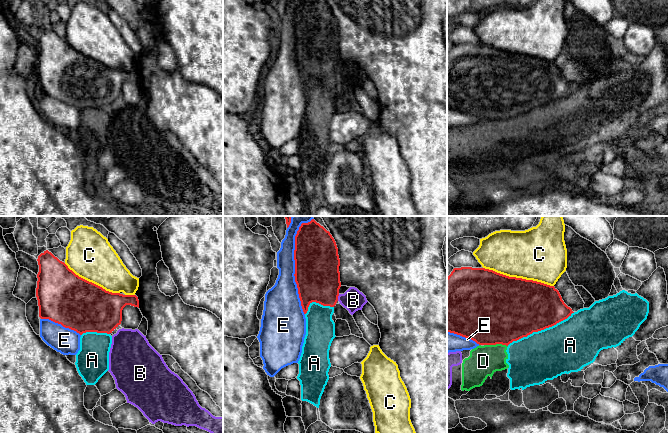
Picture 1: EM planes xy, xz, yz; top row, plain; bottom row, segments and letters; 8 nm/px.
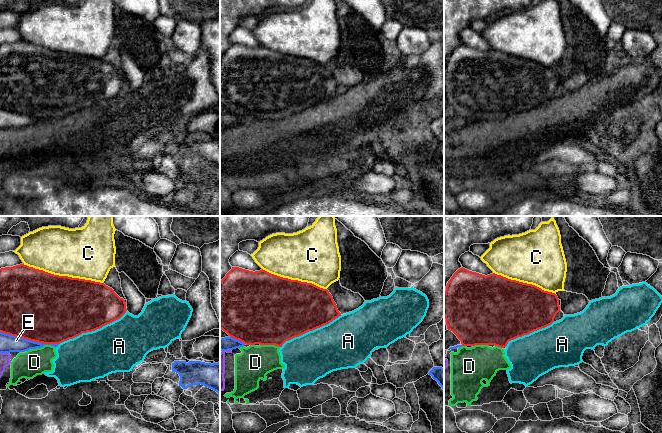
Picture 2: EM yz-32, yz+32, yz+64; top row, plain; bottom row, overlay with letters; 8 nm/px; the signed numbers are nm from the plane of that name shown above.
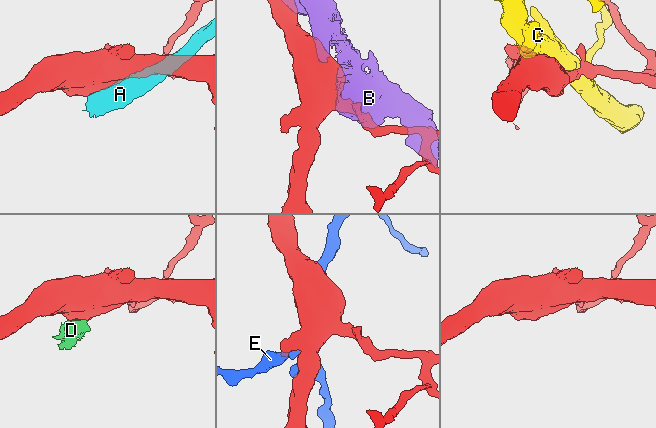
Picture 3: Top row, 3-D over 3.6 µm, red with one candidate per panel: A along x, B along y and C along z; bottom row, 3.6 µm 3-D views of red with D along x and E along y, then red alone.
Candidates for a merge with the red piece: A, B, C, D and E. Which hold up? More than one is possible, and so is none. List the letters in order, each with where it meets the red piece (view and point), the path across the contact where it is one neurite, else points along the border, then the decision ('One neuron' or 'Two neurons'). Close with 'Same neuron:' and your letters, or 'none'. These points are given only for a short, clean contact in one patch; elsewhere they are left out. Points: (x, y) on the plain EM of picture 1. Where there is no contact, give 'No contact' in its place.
A: Touches red at yz (540, 106). Two neurons
B: Touches red at xz (337, 73). Two neurons
C: Touches red at yz (518, 54). Two neurons
D: Touches red at yz (496, 119). Boundary: yz (484, 120), (505, 120), (507, 122). Two neurons
E: Touches red at xz (295, 45). Two neurons
Same neuron: none

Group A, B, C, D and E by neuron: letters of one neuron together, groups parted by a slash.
A B D / C / E

